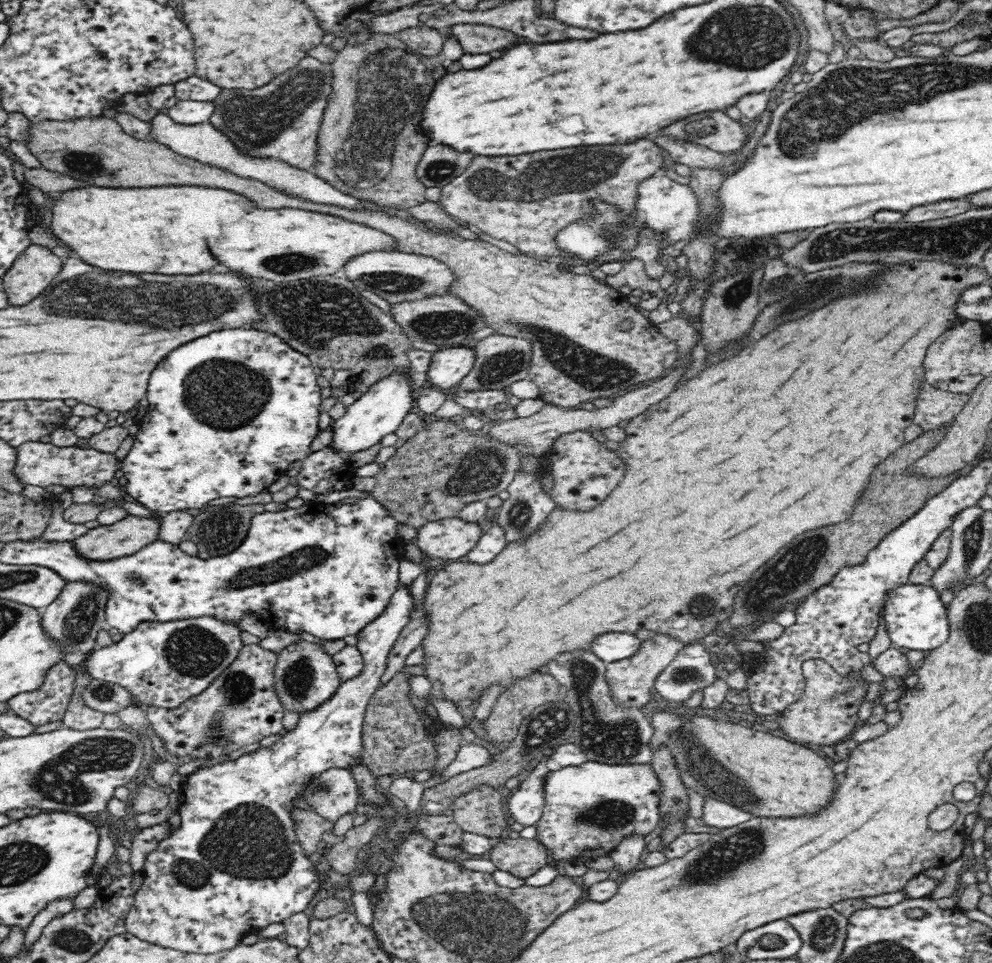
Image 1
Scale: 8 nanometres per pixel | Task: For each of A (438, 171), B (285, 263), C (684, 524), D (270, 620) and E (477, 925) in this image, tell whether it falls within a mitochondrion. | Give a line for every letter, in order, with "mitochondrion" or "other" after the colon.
A: mitochondrion
B: mitochondrion
C: other
D: other
E: mitochondrion

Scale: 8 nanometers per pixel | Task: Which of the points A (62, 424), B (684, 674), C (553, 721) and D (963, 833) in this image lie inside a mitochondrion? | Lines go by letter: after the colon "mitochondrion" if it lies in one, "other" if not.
A: other
B: mitochondrion
C: mitochondrion
D: other

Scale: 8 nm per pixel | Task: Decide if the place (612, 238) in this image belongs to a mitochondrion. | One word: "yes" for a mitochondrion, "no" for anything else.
no

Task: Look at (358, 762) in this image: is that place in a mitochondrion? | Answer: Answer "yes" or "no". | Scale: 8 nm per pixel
no

